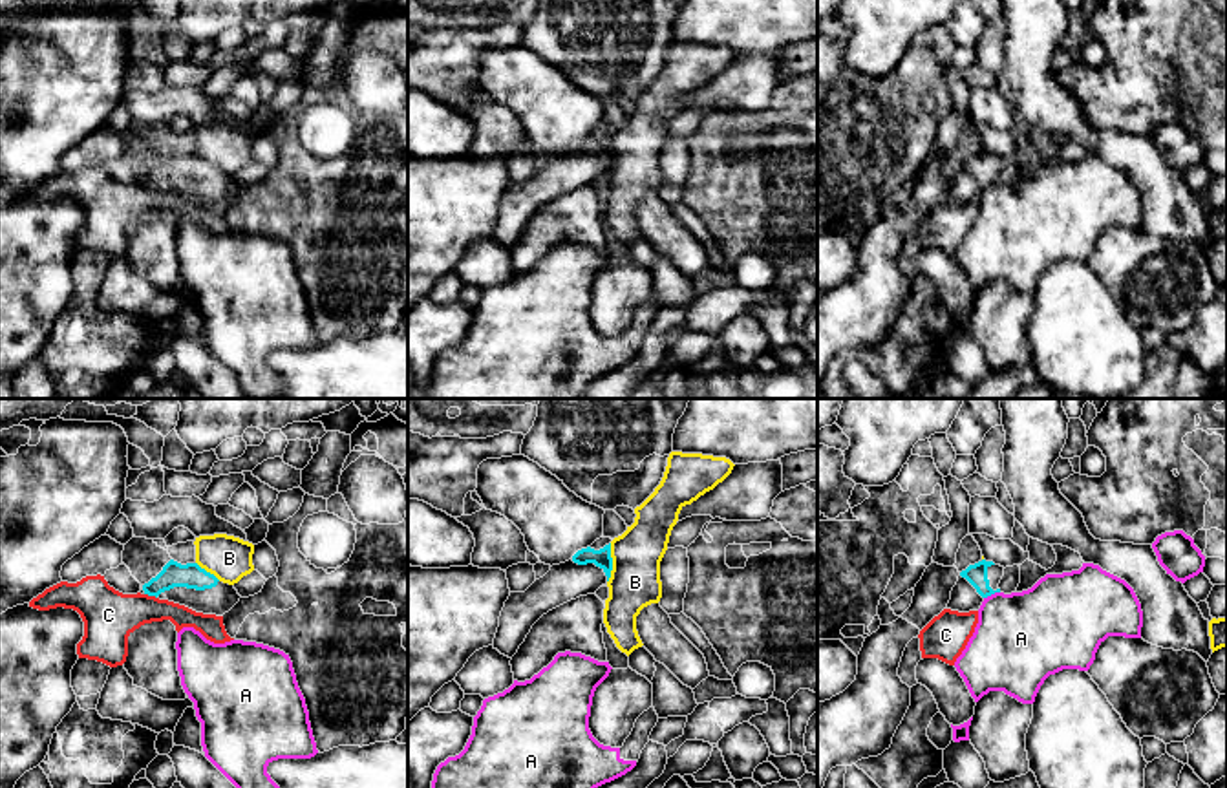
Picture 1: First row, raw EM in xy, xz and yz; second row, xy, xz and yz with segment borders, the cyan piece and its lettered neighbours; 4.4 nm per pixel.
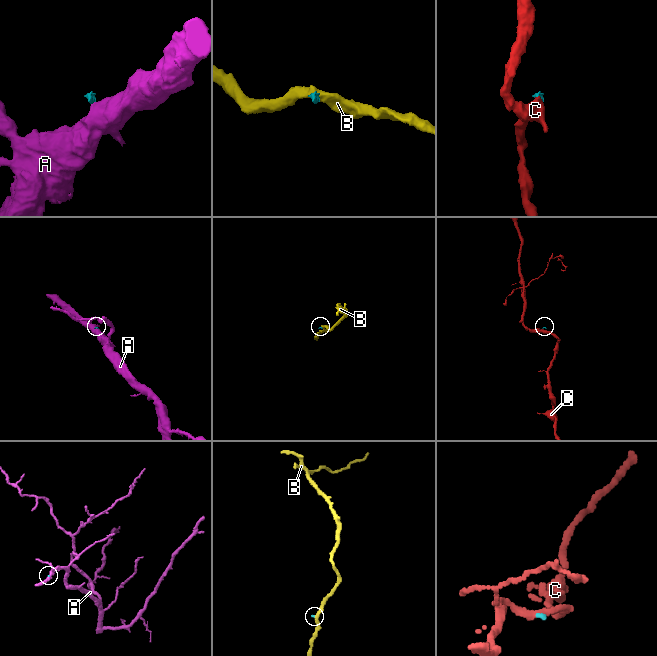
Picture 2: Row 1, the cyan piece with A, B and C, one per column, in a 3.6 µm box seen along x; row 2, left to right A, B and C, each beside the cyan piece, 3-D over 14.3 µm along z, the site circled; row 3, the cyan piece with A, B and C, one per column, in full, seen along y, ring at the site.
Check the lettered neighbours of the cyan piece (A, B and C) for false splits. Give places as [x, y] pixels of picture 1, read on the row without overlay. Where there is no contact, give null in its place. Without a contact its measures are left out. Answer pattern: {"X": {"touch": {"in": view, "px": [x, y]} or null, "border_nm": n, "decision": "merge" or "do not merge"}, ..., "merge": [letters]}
{"A": {"touch": {"in": "yz", "px": [992, 183]}, "border_nm": 80, "decision": "do not merge"}, "B": {"touch": {"in": "xz", "px": [611, 154]}, "border_nm": 180, "decision": "do not merge"}, "C": {"touch": {"in": "xy", "px": [150, 185]}, "border_nm": 60, "decision": "do not merge"}, "merge": []}

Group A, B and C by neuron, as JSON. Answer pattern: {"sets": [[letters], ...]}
{"sets": [["A"], ["B"], ["C"]]}

